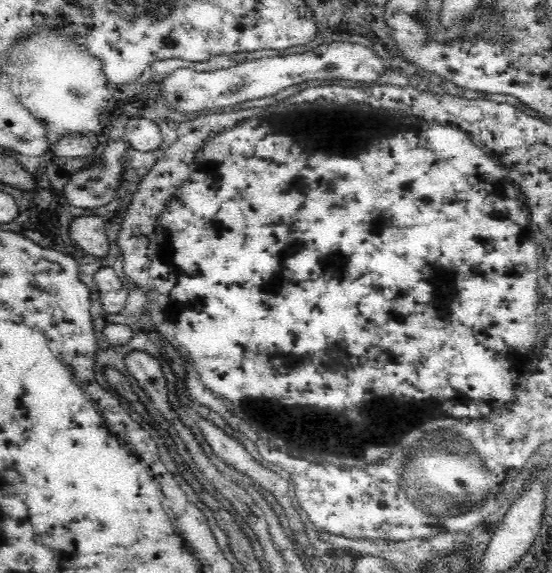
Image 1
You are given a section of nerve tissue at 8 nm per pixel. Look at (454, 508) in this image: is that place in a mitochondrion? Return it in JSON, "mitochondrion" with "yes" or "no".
{"mitochondrion":"yes"}

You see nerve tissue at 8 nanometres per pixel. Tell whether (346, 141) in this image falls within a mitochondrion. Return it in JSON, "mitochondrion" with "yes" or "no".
{"mitochondrion":"no"}

